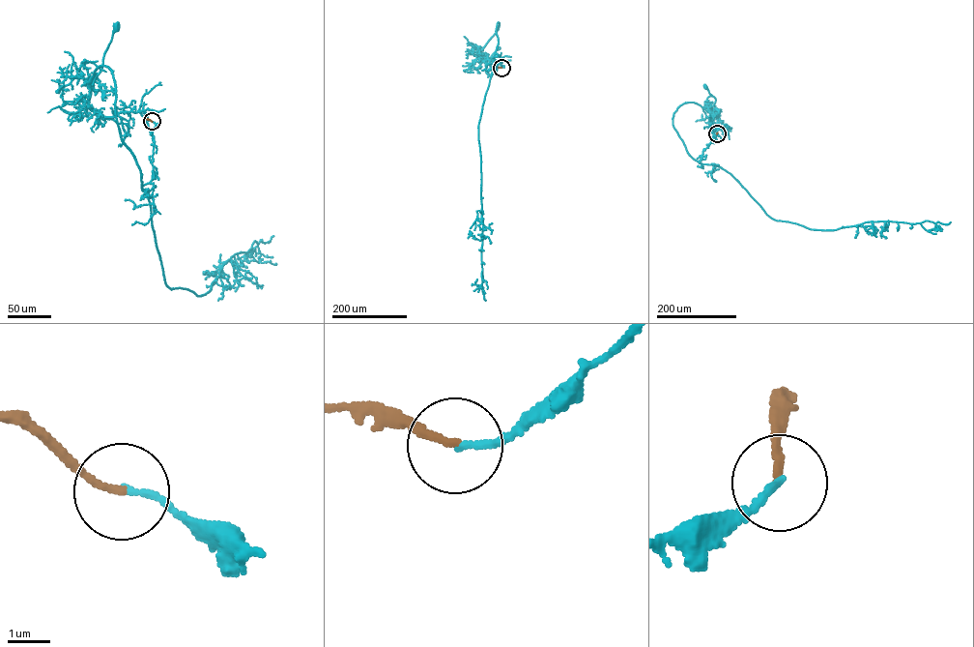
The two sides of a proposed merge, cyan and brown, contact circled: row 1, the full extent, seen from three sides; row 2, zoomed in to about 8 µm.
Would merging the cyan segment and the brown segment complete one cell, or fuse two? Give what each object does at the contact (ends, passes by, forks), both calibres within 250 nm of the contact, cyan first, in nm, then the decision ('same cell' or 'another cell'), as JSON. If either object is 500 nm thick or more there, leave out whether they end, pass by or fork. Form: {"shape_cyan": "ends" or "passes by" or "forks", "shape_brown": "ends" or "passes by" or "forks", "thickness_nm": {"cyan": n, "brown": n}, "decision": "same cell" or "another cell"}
{"shape_cyan": "ends", "shape_brown": "ends", "thickness_nm": {"cyan": 150, "brown": 150}, "decision": "same cell"}

